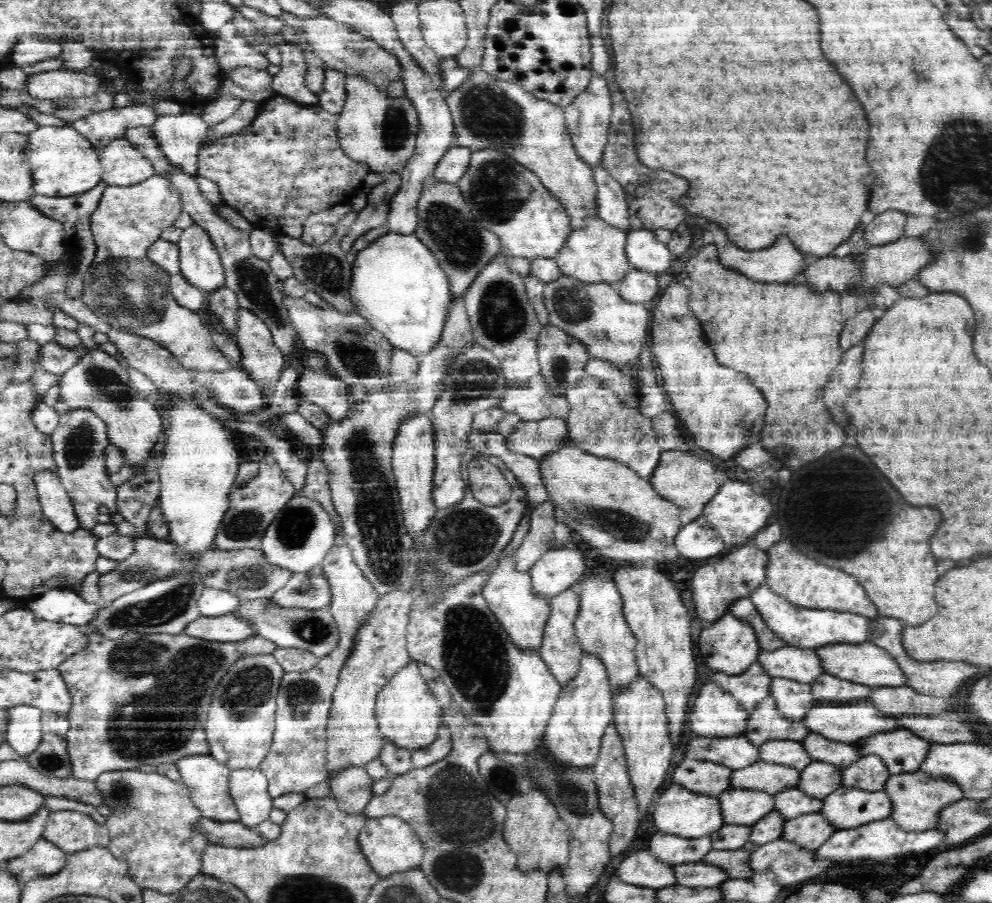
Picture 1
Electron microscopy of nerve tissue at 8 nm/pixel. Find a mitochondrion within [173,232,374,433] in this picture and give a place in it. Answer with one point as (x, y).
(254, 285)

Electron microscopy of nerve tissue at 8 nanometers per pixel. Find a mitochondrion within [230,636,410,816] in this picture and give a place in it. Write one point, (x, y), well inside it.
(301, 694)

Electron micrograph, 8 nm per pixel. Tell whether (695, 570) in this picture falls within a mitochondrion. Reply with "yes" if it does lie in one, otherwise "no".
no

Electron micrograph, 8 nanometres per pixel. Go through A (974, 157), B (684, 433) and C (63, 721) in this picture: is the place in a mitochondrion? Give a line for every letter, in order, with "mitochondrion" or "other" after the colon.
A: mitochondrion
B: other
C: other

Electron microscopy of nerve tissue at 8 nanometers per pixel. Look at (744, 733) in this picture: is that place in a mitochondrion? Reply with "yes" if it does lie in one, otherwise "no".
no

